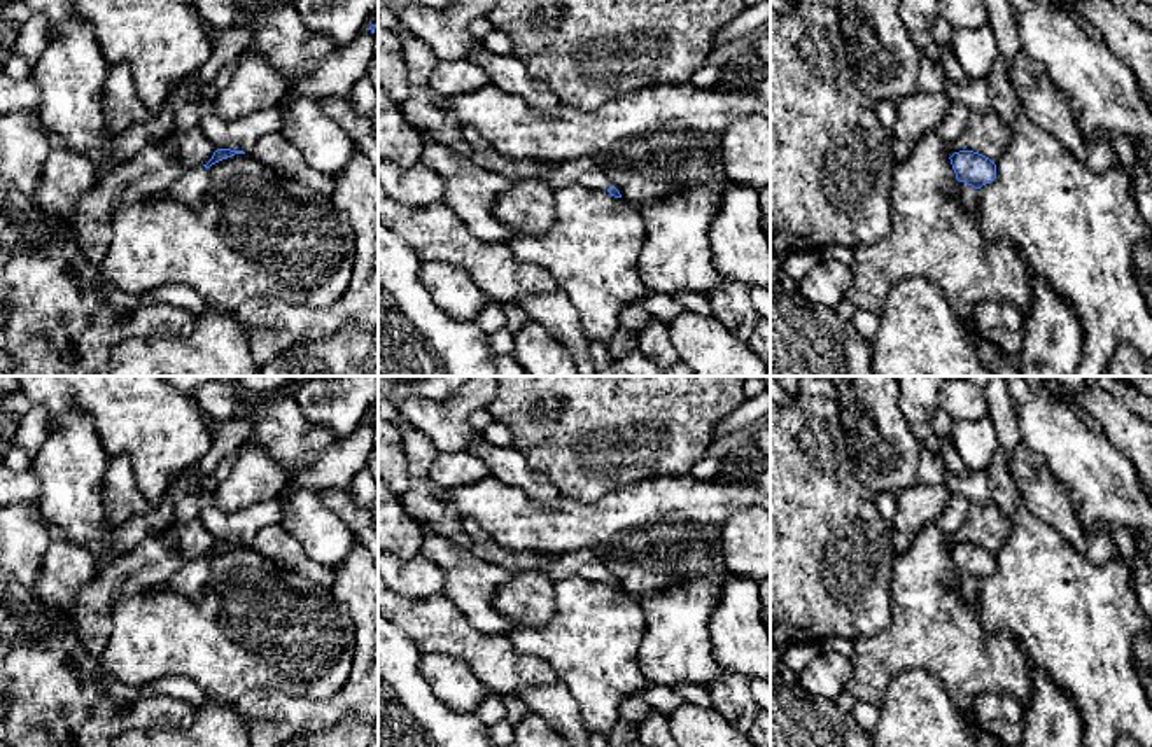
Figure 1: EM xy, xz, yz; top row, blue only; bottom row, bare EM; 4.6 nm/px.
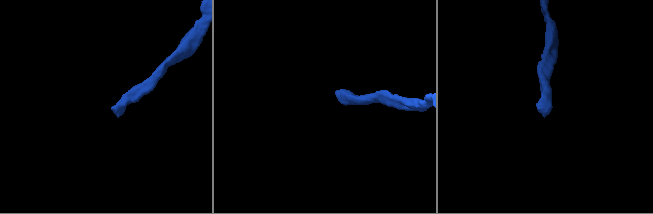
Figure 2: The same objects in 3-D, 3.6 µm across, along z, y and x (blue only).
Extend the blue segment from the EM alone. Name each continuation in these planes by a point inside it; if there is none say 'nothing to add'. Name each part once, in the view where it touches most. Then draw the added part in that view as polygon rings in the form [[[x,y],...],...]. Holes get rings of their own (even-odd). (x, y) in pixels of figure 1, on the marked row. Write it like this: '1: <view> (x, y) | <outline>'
1: yz (969, 195) | [[[959,182],[959,194],[961,194],[965,208],[979,210],[979,196],[977,196],[975,187],[972,187],[972,185],[965,184],[965,182]]]

